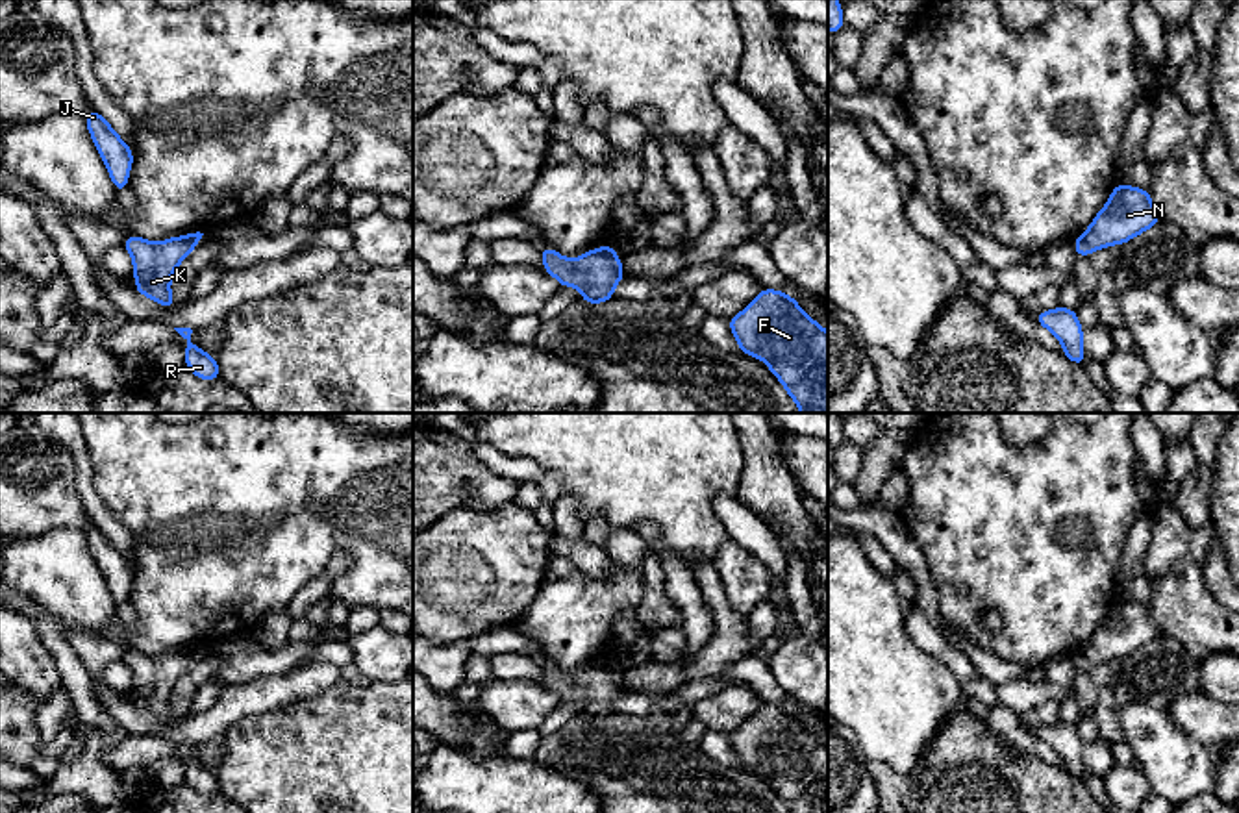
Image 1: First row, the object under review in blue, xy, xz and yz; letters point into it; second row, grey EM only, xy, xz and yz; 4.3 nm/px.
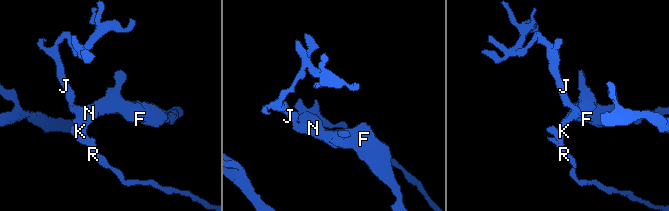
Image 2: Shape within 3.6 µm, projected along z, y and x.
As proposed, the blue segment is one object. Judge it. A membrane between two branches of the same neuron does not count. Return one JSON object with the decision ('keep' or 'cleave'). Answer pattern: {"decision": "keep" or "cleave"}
{"decision": "keep"}

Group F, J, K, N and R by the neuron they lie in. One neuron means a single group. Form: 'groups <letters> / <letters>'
groups F J K N R

